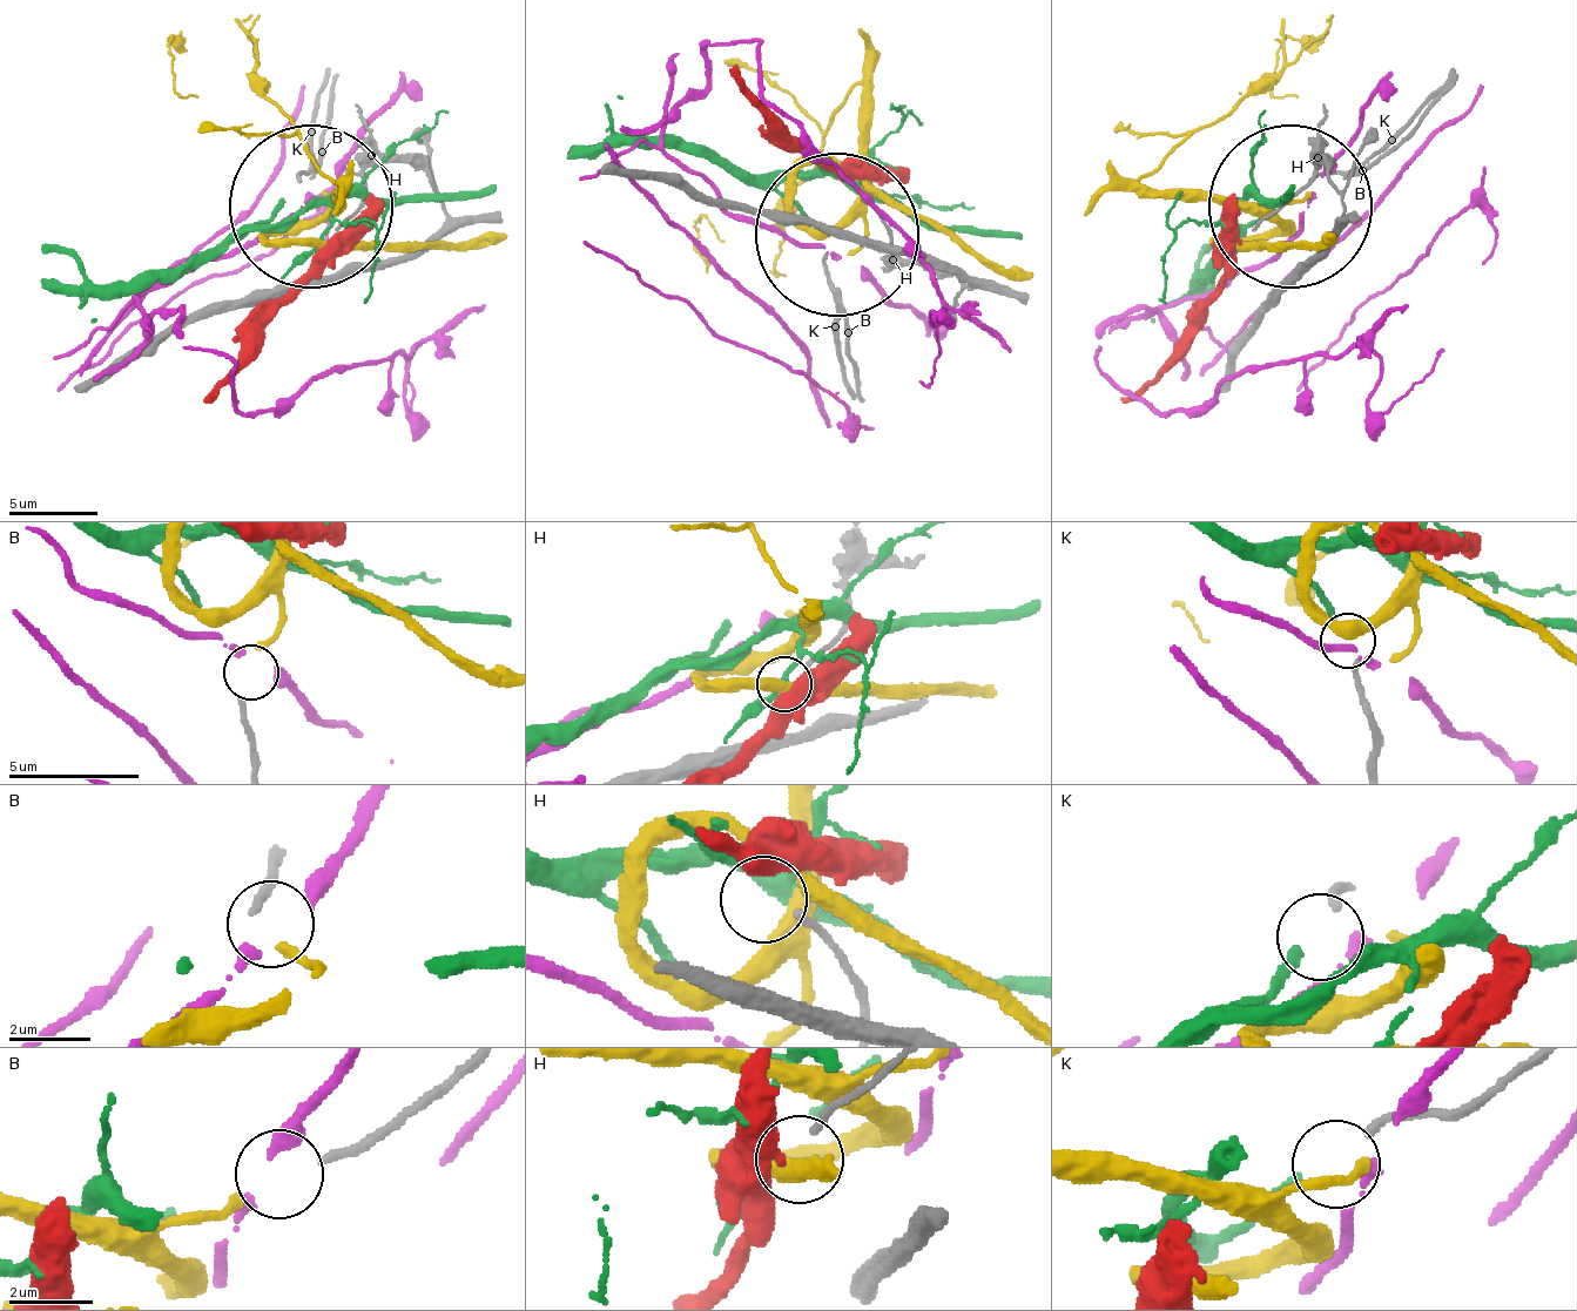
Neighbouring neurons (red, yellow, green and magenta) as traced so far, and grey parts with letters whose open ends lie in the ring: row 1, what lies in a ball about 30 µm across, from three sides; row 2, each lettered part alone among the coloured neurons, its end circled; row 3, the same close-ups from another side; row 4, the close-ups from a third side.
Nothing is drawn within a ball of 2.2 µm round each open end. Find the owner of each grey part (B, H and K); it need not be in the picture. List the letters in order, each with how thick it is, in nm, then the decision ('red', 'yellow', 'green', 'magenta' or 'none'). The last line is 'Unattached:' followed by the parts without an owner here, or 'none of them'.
B: 200 nm | yellow
H: 160 nm | none
K: 200 nm | green
Unattached: H

